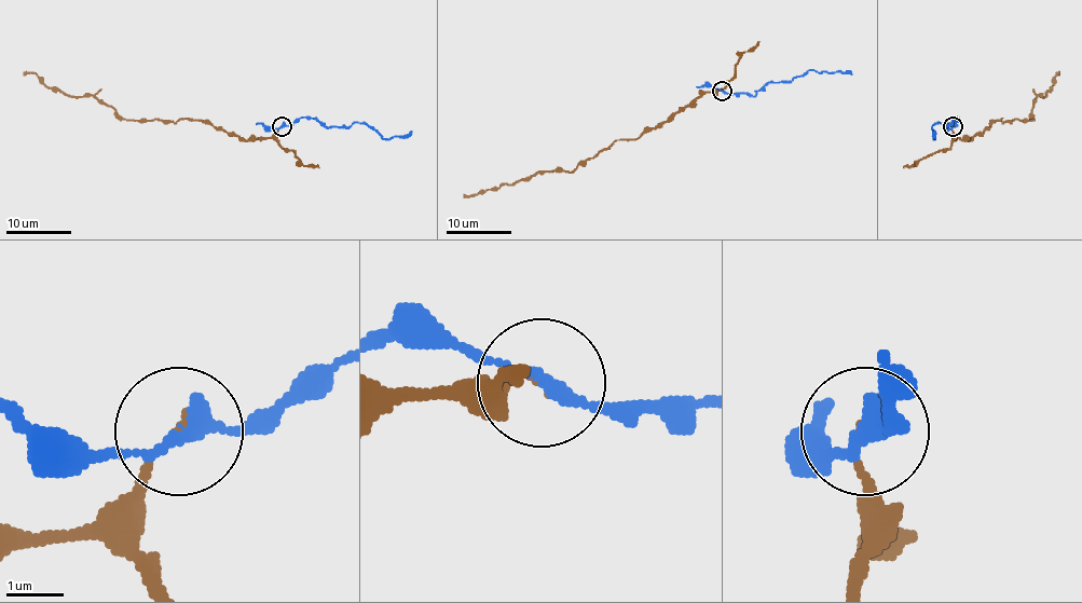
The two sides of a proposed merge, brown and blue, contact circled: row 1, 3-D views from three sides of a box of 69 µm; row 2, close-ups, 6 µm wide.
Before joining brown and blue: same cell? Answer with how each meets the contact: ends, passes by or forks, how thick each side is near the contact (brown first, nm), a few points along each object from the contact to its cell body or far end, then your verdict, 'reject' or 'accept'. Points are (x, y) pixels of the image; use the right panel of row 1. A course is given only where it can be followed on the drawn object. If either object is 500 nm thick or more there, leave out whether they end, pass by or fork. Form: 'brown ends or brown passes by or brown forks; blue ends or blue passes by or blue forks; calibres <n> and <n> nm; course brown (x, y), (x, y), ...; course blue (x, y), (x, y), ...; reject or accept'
brown ends; blue passes by; calibres 80 and 240 nm; course brown (953, 126), (954, 138), (969, 139), (1001, 118), (1033, 120), (1032, 101), (1044, 97), (1057, 72), (1058, 76); course blue (953, 126), (956, 126), (956, 117), (959, 118), (944, 126), (935, 123), (932, 138), (935, 132); reject

